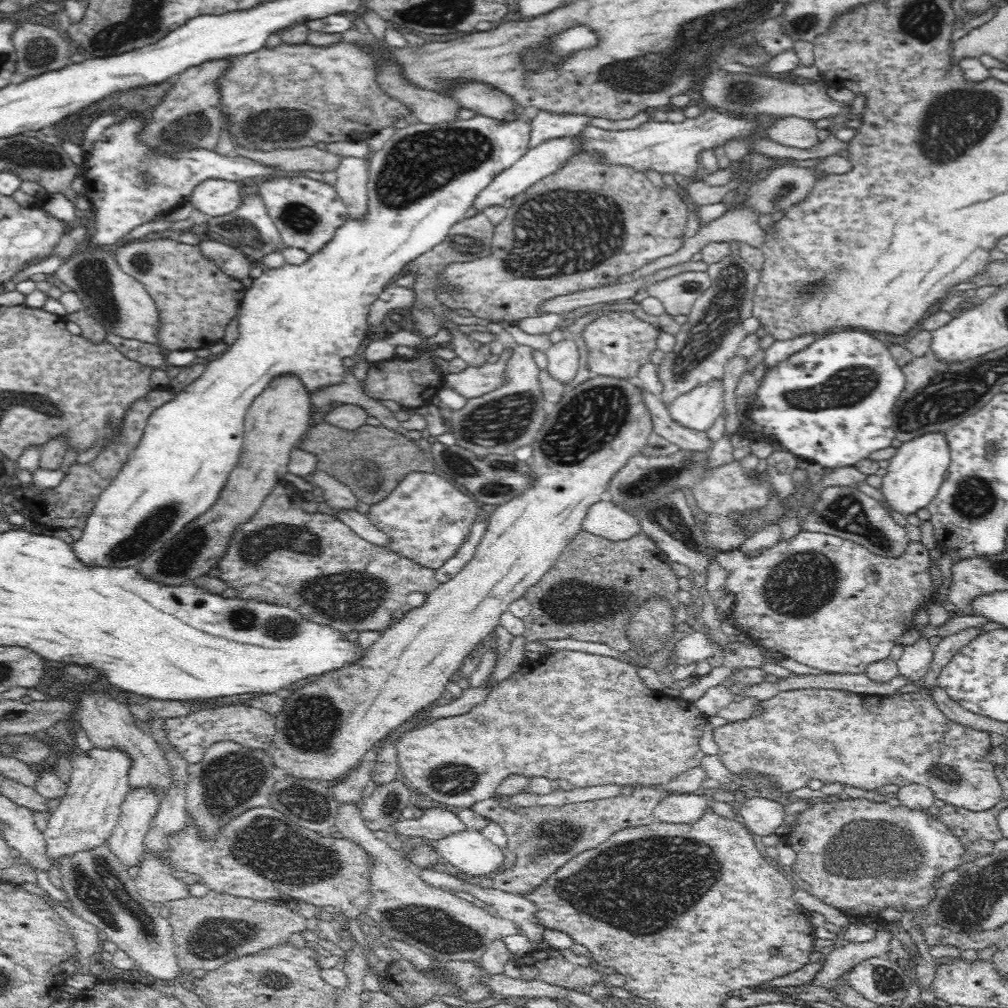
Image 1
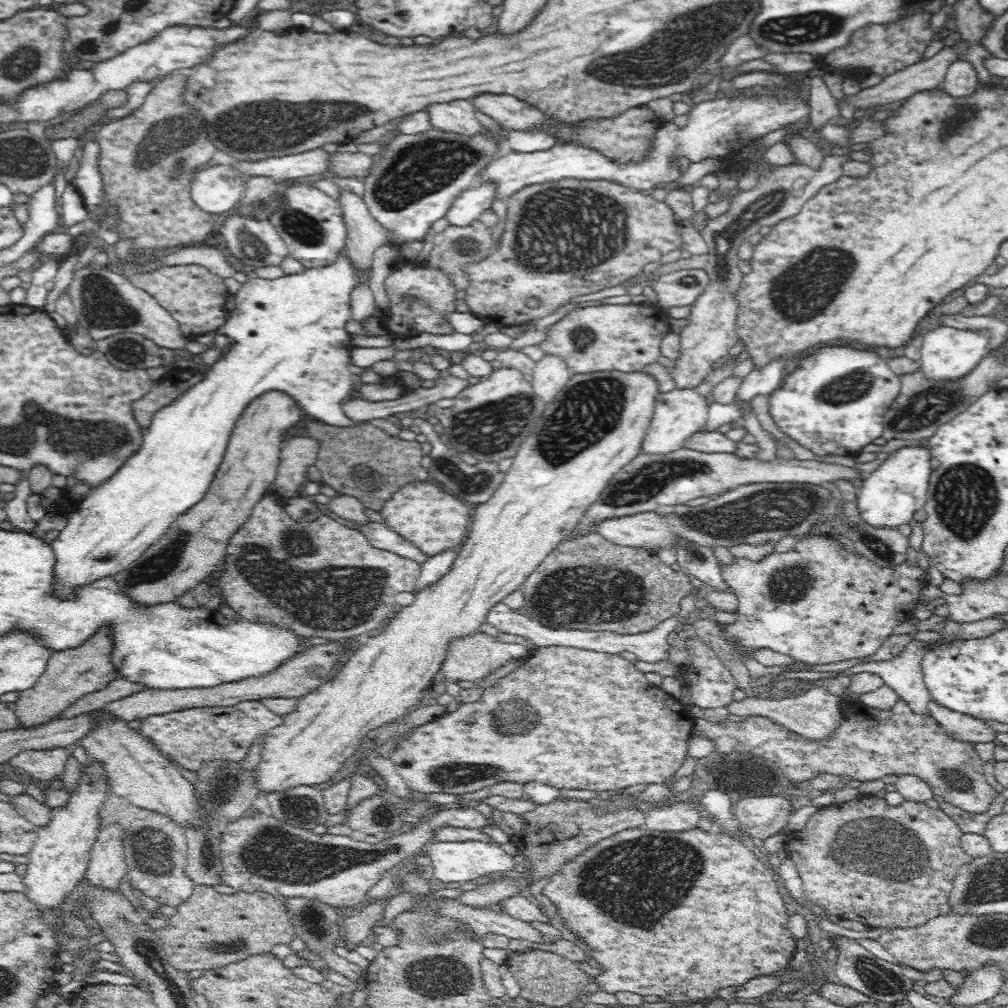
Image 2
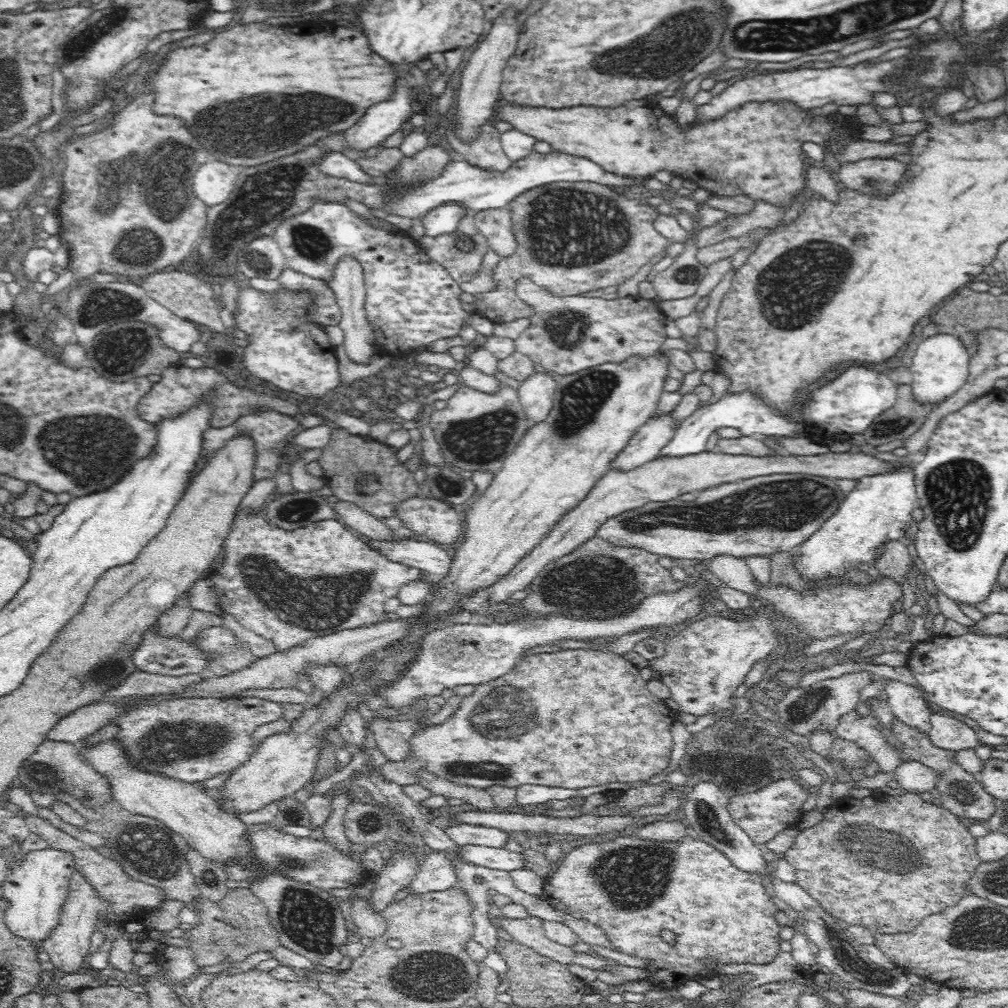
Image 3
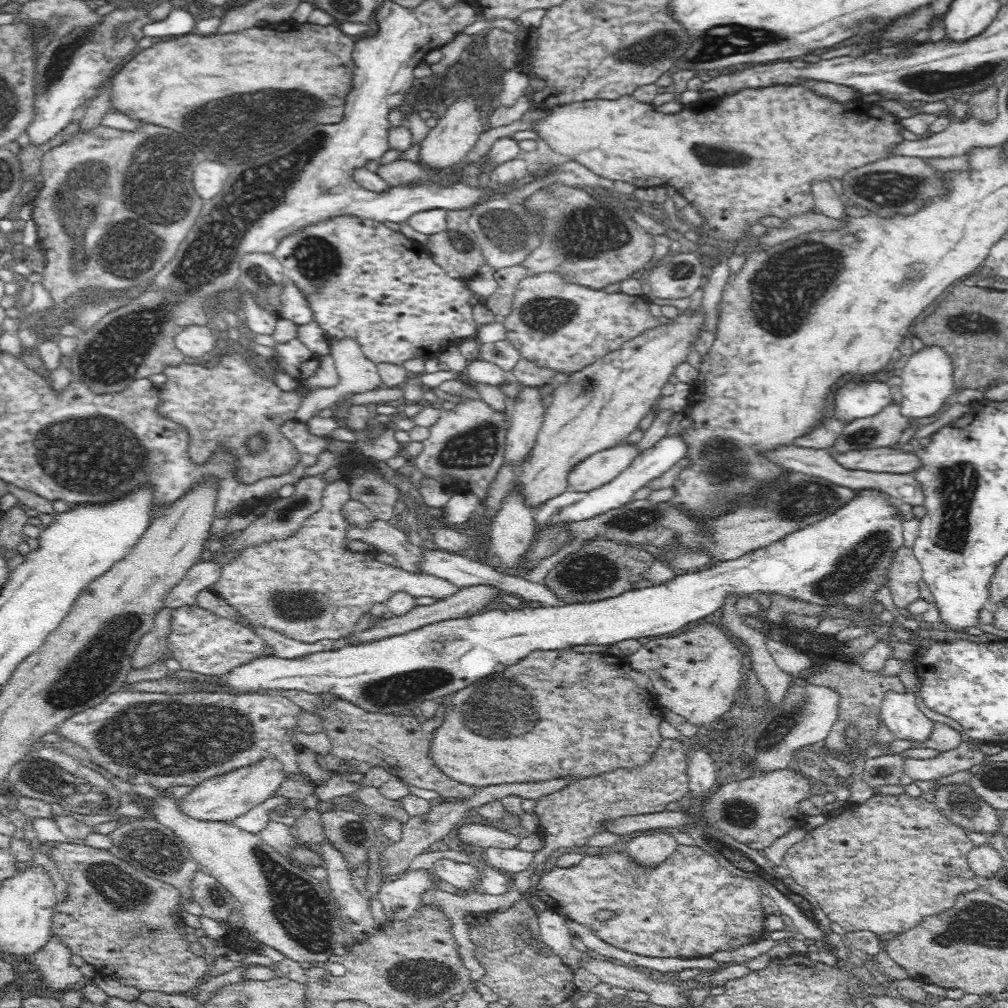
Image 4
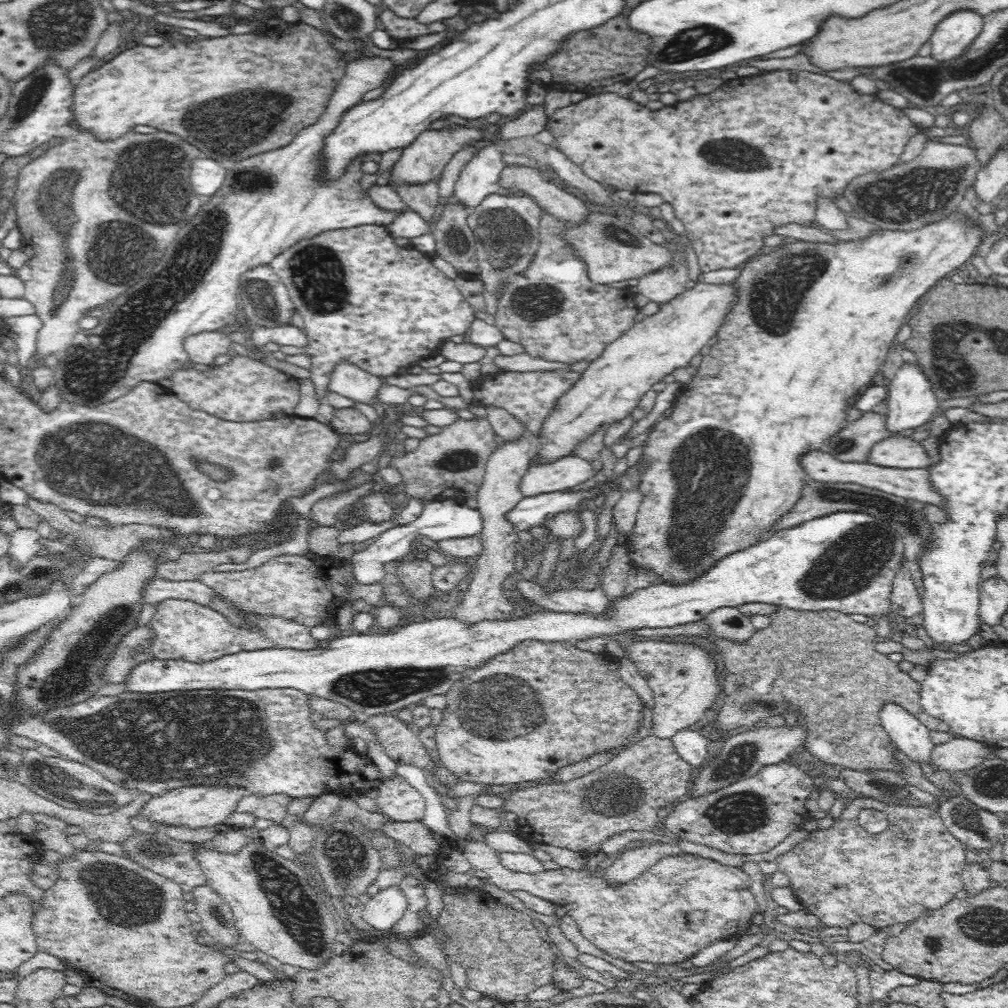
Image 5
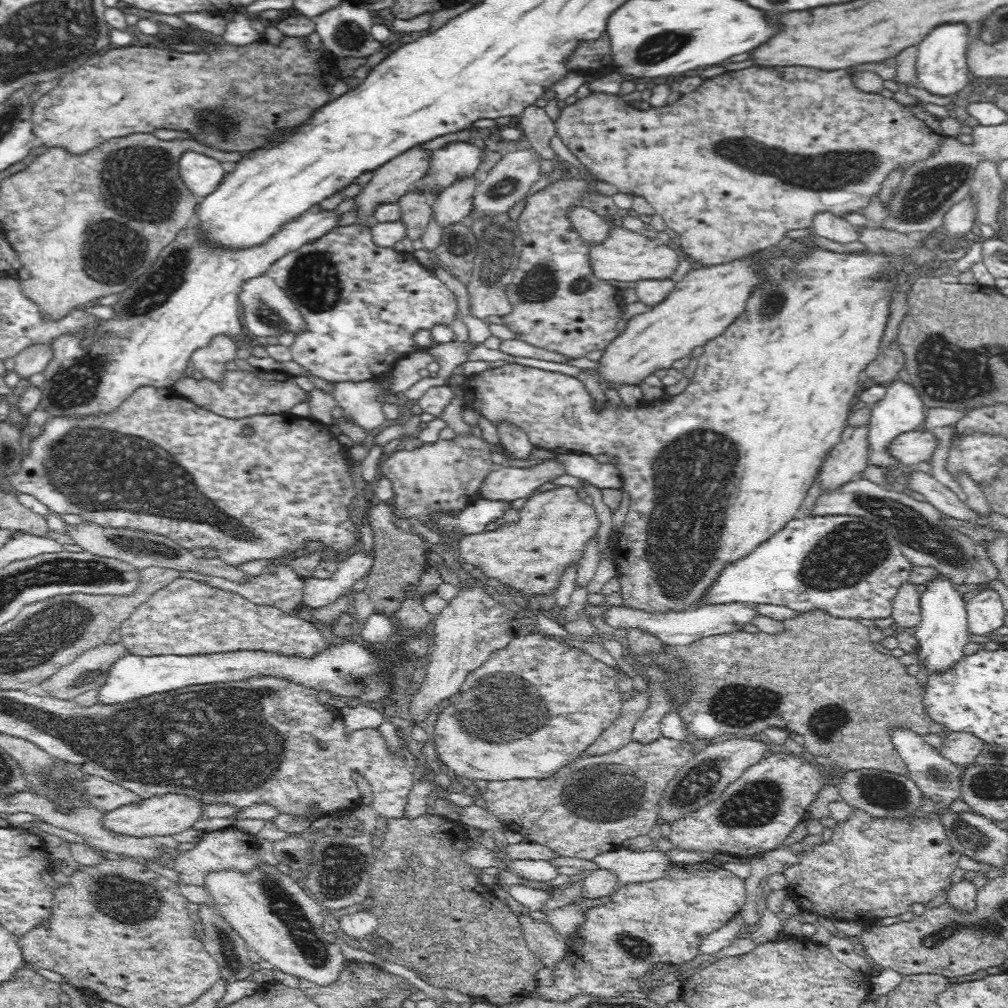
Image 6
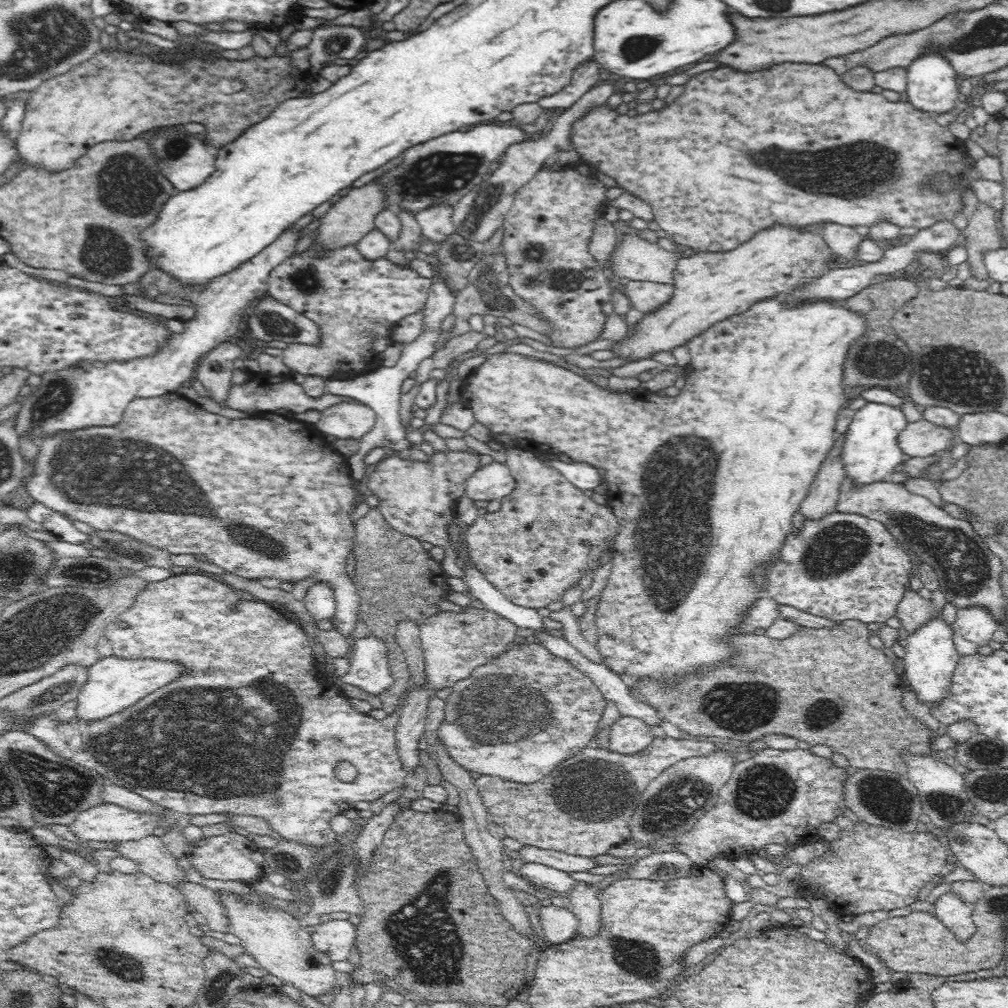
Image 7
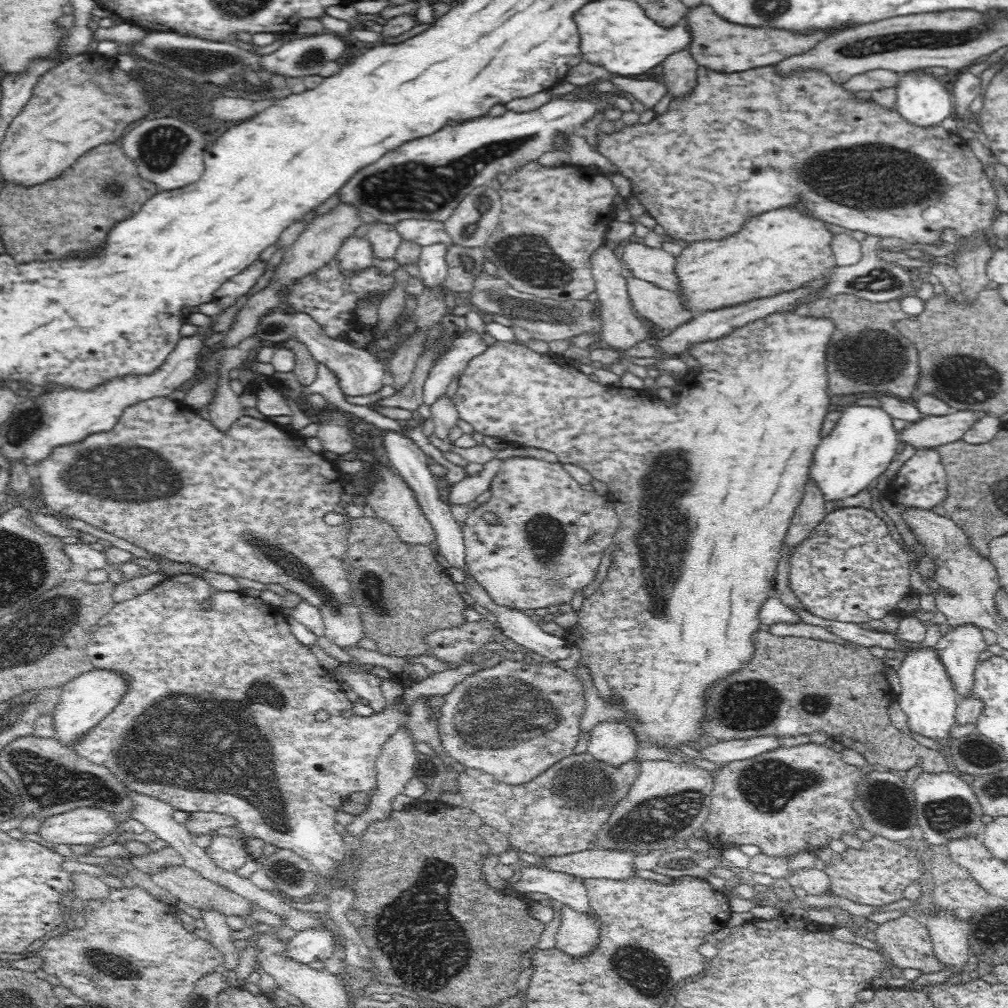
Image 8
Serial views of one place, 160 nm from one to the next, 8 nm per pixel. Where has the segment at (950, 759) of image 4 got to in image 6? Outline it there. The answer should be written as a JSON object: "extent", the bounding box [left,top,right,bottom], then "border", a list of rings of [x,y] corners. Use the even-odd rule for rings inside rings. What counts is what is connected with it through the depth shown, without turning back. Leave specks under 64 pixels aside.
{"extent":[939,731,983,765],"border":[[[946,731],[939,751],[954,764],[972,765],[974,757],[982,750],[982,745],[983,740],[970,732]]]}

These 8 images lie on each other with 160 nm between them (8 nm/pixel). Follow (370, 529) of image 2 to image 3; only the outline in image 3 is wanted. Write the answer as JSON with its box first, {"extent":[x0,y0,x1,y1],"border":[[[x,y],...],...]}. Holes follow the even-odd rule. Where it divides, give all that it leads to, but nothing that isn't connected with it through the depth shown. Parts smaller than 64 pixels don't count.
{"extent":[370,539,453,579],"border":[[[401,539],[396,542],[370,542],[388,560],[396,561],[443,579],[448,576],[453,562],[453,551],[434,542]]]}

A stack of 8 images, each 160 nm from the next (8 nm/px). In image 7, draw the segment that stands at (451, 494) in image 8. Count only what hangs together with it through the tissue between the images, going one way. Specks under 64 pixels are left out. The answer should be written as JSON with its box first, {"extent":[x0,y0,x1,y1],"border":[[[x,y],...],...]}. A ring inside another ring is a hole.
{"extent":[464,458,514,501],"border":[[[502,458],[480,467],[466,480],[464,497],[472,501],[494,501],[514,490],[514,479]]]}

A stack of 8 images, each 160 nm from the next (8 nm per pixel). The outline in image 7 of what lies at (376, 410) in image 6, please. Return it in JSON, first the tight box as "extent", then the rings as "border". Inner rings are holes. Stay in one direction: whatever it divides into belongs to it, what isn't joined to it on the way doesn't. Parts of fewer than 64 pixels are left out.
{"extent":[315,402,375,440],"border":[[[340,402],[330,408],[321,410],[320,419],[315,425],[316,429],[322,434],[330,434],[336,440],[357,440],[364,436],[366,431],[373,425],[375,412],[368,405],[358,402]]]}

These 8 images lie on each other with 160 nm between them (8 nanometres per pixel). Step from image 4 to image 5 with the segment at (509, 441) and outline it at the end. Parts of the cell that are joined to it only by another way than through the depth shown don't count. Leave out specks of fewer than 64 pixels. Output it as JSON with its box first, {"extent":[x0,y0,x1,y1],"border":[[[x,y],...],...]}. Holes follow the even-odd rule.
{"extent":[452,429,532,628],"border":[[[526,429],[520,440],[504,442],[503,445],[498,446],[486,462],[484,480],[478,488],[476,497],[477,510],[483,519],[483,529],[480,534],[483,550],[478,555],[474,567],[471,568],[470,580],[468,580],[468,588],[464,590],[464,596],[460,598],[460,602],[457,602],[456,607],[452,610],[453,619],[461,622],[467,628],[472,628],[472,626],[486,622],[486,620],[498,622],[498,620],[514,620],[516,618],[512,604],[508,600],[508,594],[503,589],[503,582],[508,578],[510,572],[517,569],[516,562],[519,560],[520,551],[518,547],[519,531],[512,527],[512,523],[508,523],[504,519],[504,514],[508,510],[512,510],[516,502],[524,498],[518,491],[518,484],[532,462],[528,456],[531,438],[531,434]]]}

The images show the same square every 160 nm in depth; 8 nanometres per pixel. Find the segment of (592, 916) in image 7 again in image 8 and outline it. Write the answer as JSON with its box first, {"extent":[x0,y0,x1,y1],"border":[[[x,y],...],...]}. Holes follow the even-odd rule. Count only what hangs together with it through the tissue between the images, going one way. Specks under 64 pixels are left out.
{"extent":[555,905,600,961],"border":[[[564,905],[555,936],[555,948],[572,961],[588,959],[600,943],[599,932],[600,928],[594,918],[589,918],[582,910]]]}

